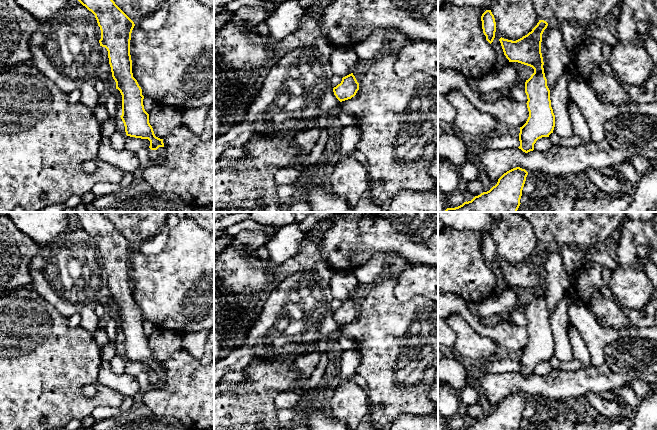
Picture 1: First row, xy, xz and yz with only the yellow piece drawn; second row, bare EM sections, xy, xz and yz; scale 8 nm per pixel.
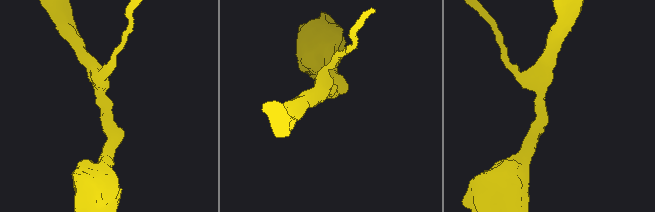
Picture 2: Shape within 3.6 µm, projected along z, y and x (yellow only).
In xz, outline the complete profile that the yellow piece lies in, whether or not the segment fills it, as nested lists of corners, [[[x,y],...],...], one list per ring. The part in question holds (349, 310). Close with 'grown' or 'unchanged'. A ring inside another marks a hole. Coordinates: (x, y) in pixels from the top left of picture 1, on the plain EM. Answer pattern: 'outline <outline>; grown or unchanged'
outline [[[353,297],[343,301],[341,307],[333,312],[334,319],[340,326],[351,323],[358,314],[359,307]]]; unchanged

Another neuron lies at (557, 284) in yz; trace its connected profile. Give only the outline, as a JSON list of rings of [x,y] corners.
[[[548,249],[542,258],[541,277],[547,310],[551,315],[565,296],[573,298],[576,278],[568,275],[560,253],[552,249]]]

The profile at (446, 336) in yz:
[[[438,318],[438,344],[451,348],[455,348],[456,334],[447,325],[446,319]]]

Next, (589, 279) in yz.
[[[588,261],[583,264],[576,278],[575,294],[573,303],[580,306],[587,306],[593,292],[601,290],[603,286],[602,266]]]

